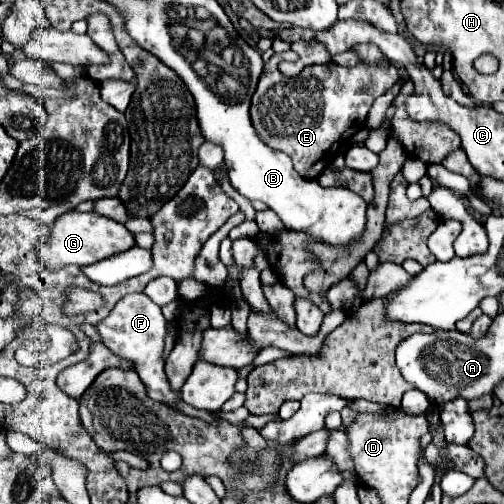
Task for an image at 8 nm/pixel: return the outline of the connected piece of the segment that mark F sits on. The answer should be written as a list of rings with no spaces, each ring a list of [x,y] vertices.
[[[127,294],[121,298],[115,308],[109,312],[105,320],[97,324],[101,342],[121,360],[127,360],[135,366],[141,382],[147,386],[149,398],[157,402],[165,402],[167,406],[175,406],[179,394],[169,390],[167,376],[163,372],[163,346],[167,336],[167,320],[161,314],[161,308],[147,294]]]

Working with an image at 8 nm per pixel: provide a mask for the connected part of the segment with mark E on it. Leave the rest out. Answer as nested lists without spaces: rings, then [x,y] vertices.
[[[293,50],[283,52],[283,54],[273,54],[271,60],[265,64],[263,74],[259,78],[259,84],[257,84],[257,90],[251,98],[251,110],[249,110],[251,122],[253,122],[257,136],[267,146],[291,156],[293,166],[295,166],[299,176],[313,180],[325,168],[331,166],[331,162],[339,154],[339,148],[357,132],[357,128],[367,126],[367,112],[369,112],[373,100],[377,96],[385,94],[399,80],[399,74],[397,74],[397,68],[393,64],[391,66],[369,66],[369,64],[361,62],[355,68],[345,68],[345,66],[339,66],[335,62],[329,62],[323,66],[317,66],[317,64],[305,66],[299,76],[285,78],[277,68],[281,60],[297,60],[297,54]]]

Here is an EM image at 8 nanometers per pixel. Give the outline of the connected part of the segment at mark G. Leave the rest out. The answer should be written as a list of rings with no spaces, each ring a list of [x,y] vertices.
[[[69,212],[57,218],[53,228],[49,228],[49,238],[41,240],[37,246],[39,258],[45,260],[51,268],[59,268],[63,264],[77,264],[87,266],[101,262],[105,258],[111,258],[115,254],[121,254],[135,246],[135,236],[119,222],[113,222],[111,218],[101,218],[99,214],[87,212]]]

